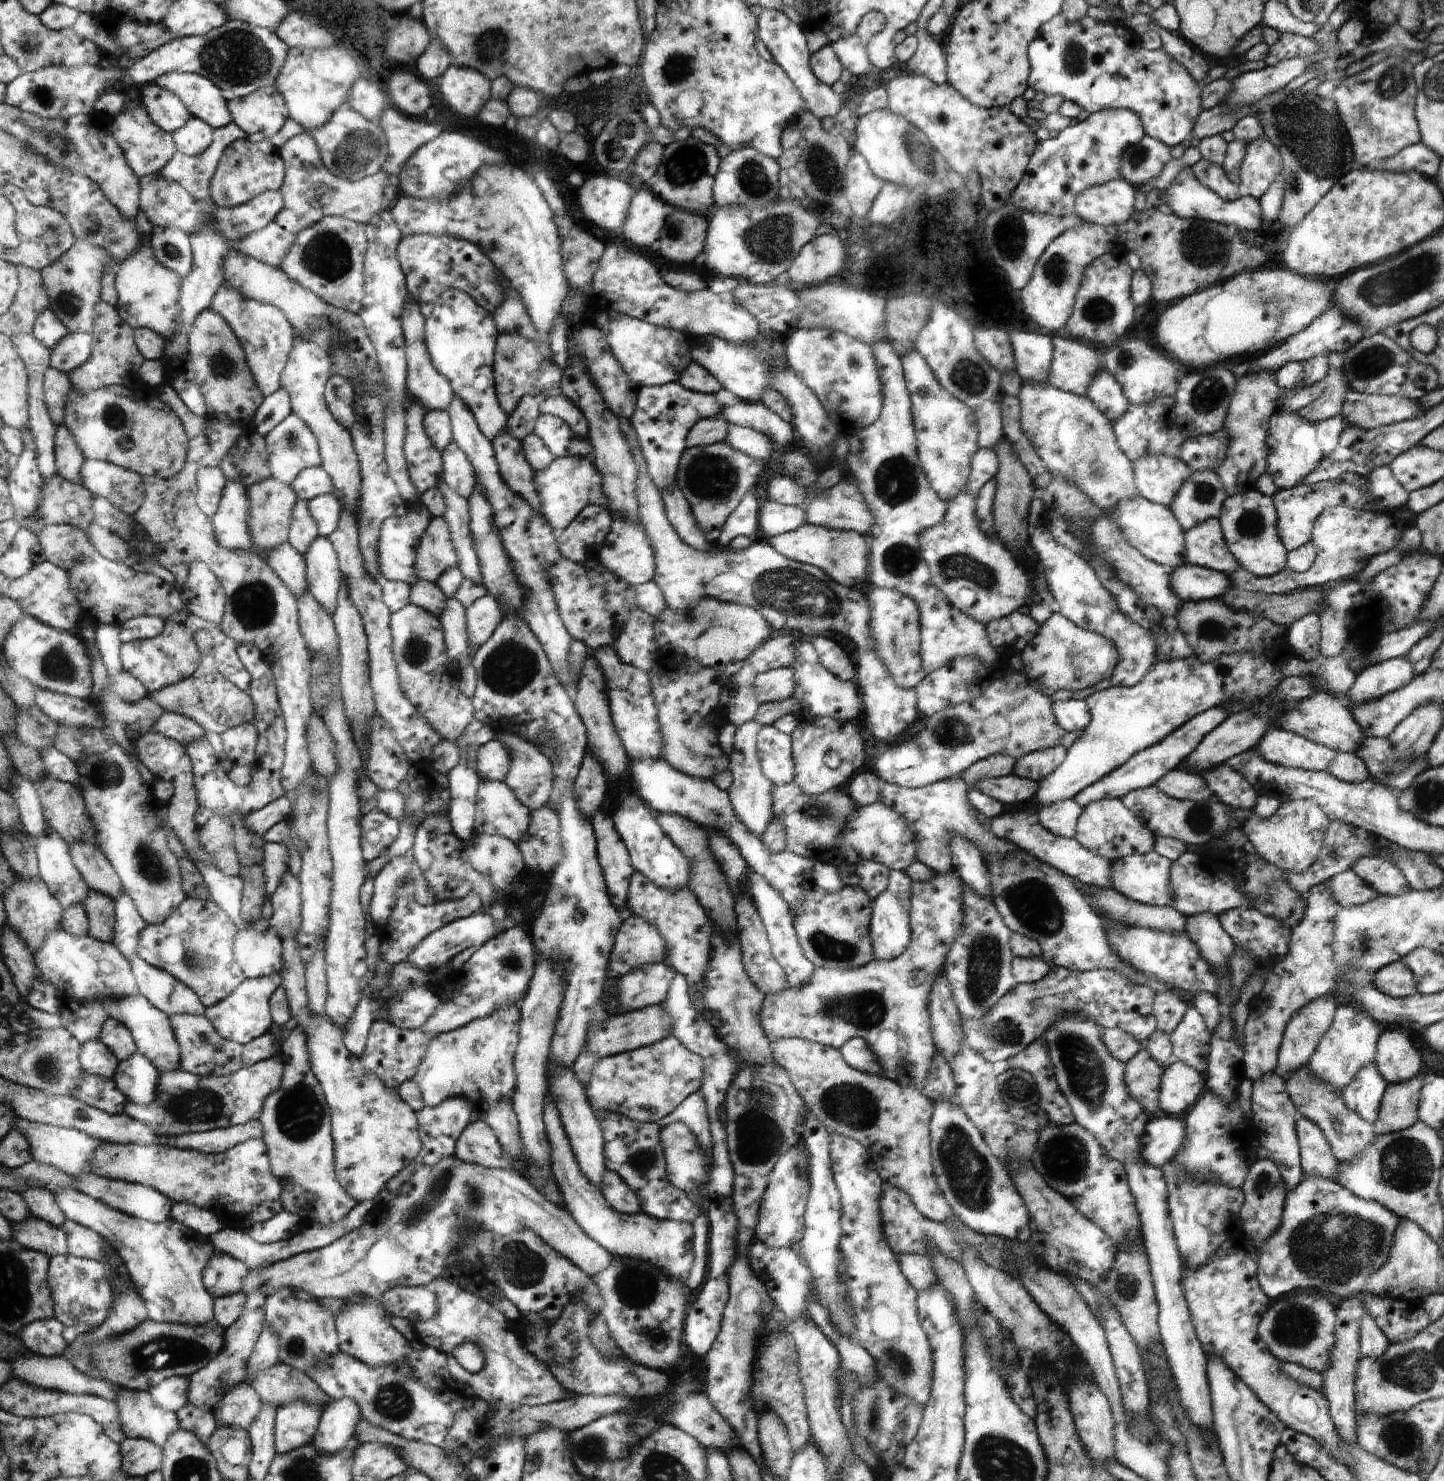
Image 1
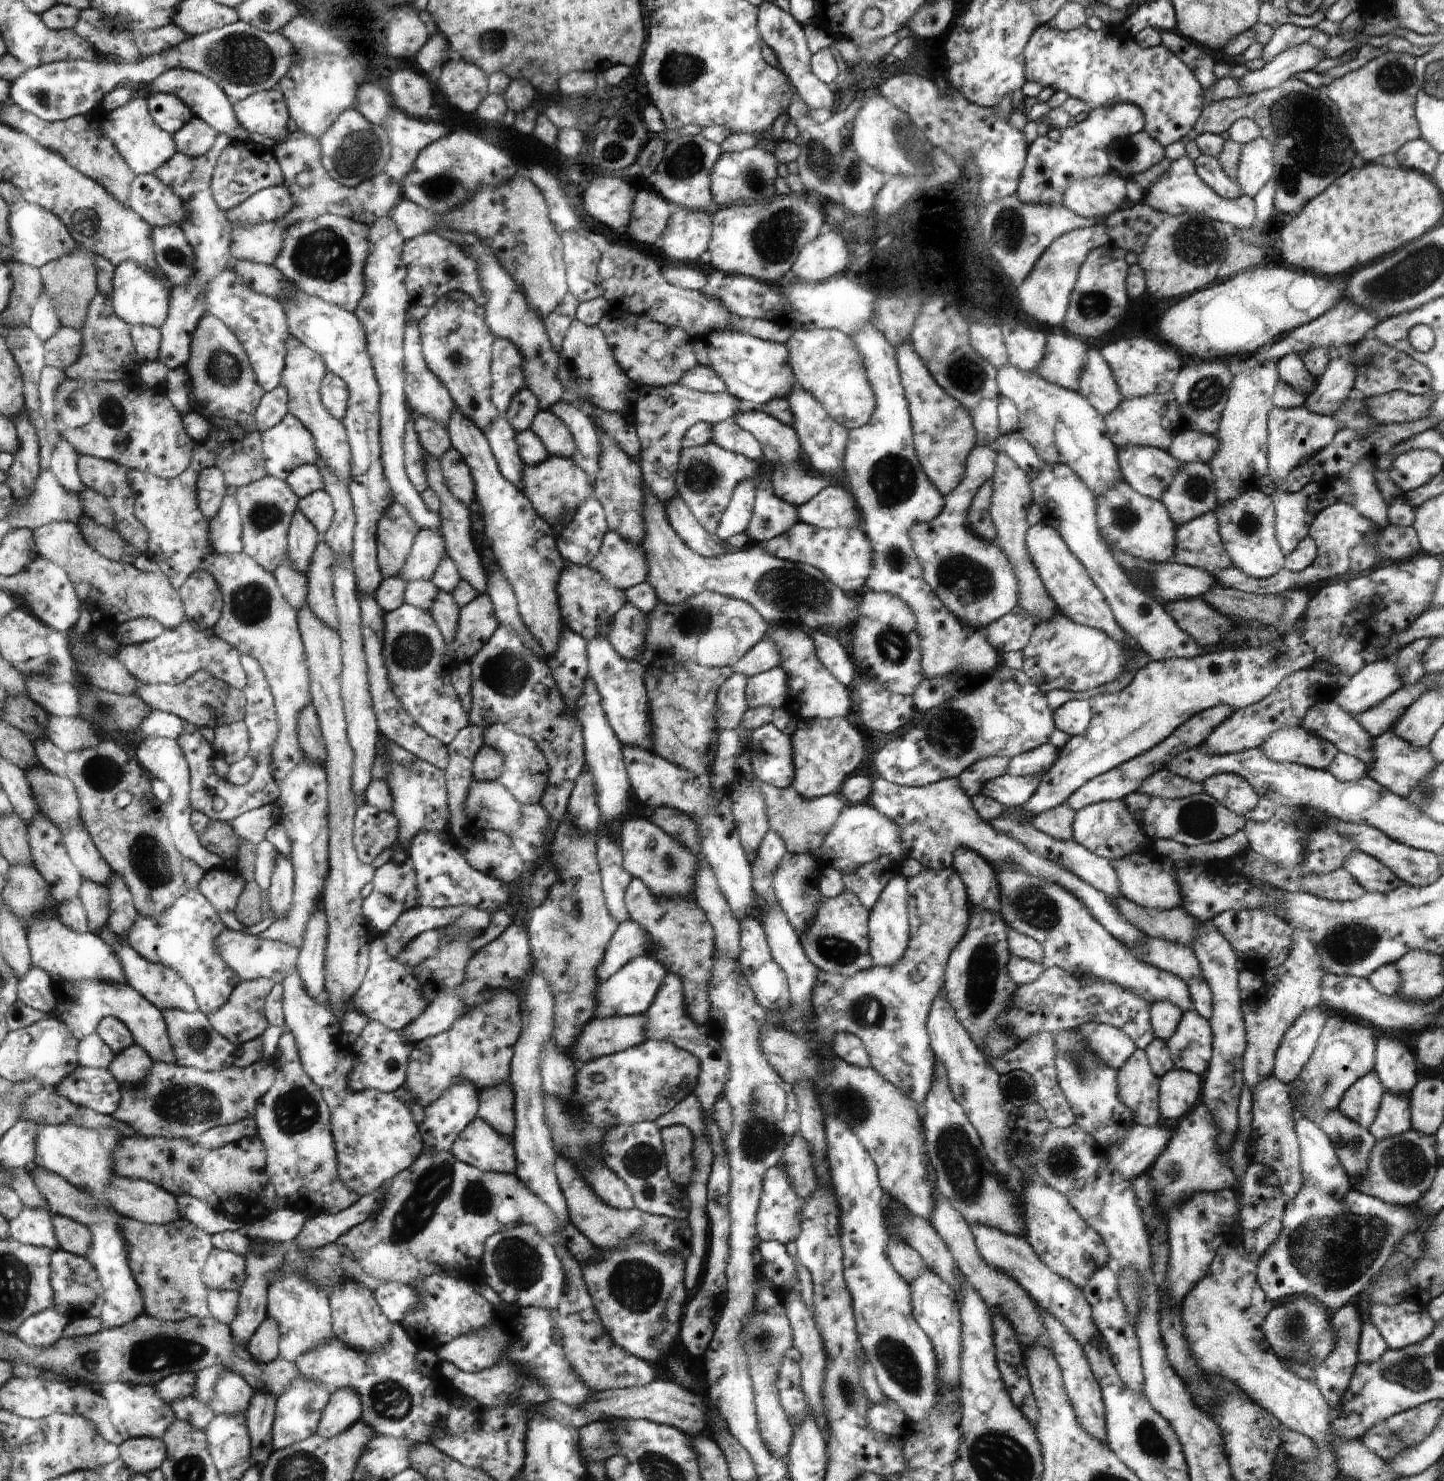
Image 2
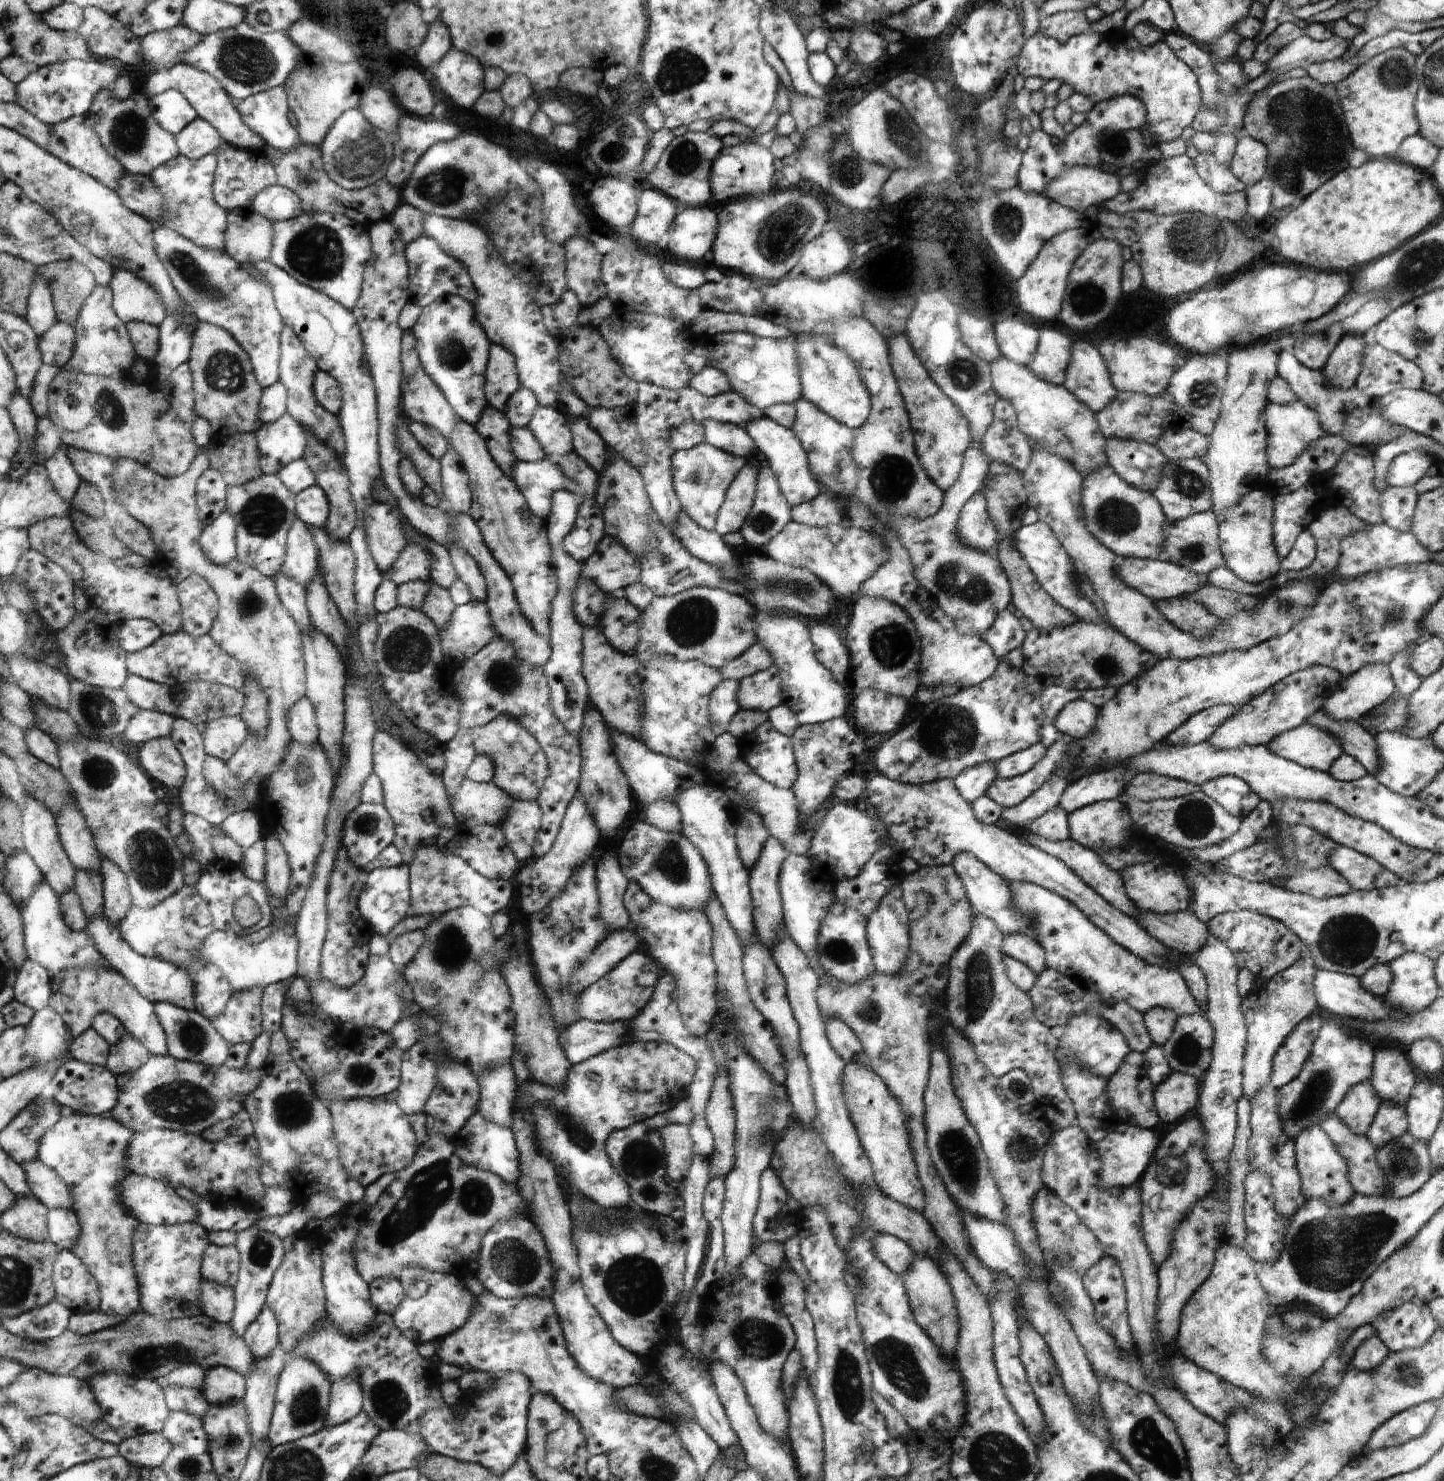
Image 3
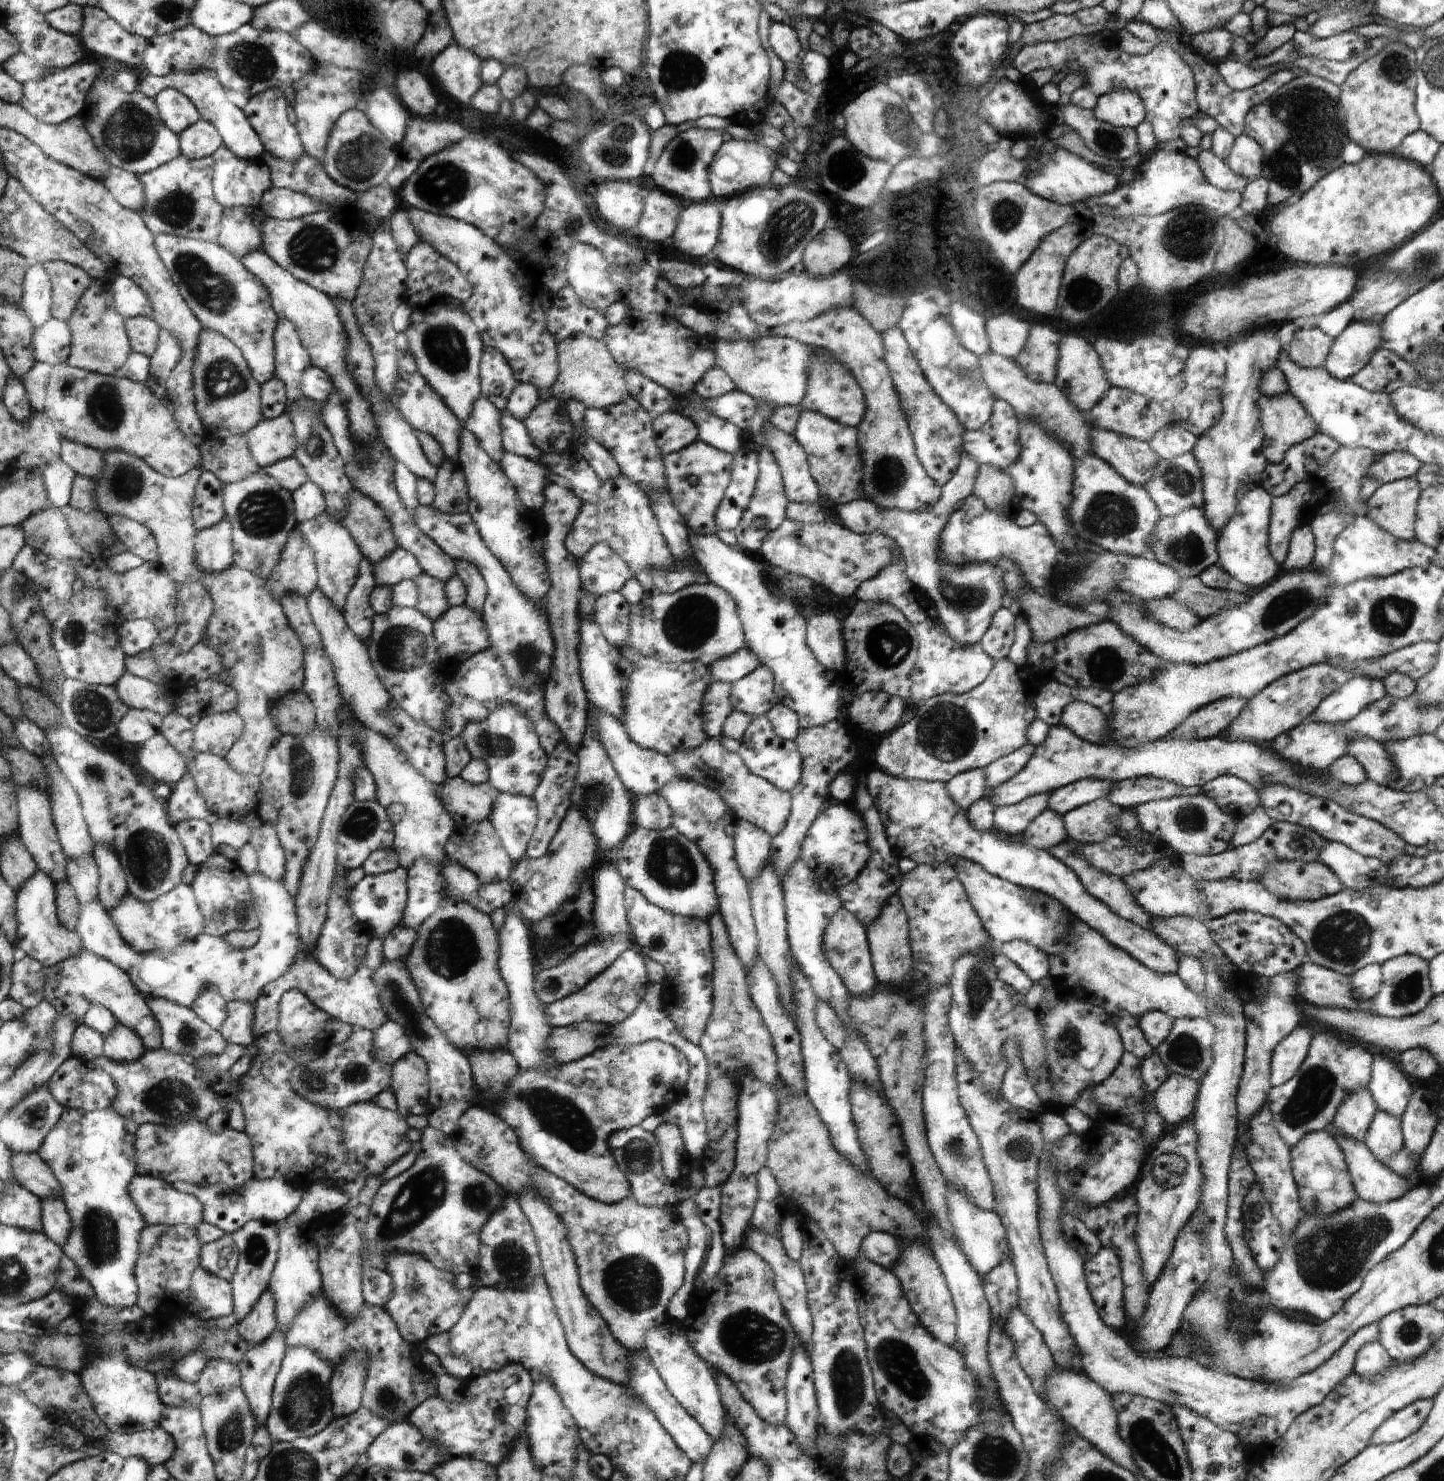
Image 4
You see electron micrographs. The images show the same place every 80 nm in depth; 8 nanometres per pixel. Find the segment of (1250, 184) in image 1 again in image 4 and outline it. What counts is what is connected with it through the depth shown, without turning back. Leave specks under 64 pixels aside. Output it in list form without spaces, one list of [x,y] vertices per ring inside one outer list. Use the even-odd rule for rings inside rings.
[[[1241,133],[1235,138],[1225,162],[1238,176],[1244,176],[1250,181],[1256,180],[1261,177],[1262,148],[1256,140]]]

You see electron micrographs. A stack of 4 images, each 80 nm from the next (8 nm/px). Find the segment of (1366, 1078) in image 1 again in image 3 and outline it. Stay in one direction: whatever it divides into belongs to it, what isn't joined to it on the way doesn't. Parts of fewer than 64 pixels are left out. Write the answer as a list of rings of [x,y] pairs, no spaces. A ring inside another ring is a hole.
[[[1368,1080],[1348,1090],[1335,1114],[1348,1128],[1352,1128],[1354,1134],[1364,1136],[1367,1135],[1381,1104],[1380,1098],[1372,1088],[1371,1080]]]

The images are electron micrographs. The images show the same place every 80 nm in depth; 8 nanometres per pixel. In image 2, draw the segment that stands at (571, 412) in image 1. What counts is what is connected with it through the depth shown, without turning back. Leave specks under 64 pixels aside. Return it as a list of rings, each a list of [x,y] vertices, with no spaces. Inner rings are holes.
[[[558,402],[557,405],[550,406],[550,411],[564,420],[566,427],[572,432],[573,438],[577,442],[577,452],[598,462],[600,434],[591,417],[583,410],[578,410],[566,402]]]

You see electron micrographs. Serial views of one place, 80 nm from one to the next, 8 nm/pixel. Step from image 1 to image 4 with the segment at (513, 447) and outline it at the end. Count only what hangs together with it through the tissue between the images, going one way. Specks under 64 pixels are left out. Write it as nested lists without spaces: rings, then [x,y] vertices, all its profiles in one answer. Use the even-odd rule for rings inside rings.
[[[481,396],[474,402],[473,413],[464,422],[468,430],[478,440],[480,448],[498,463],[505,454],[504,439],[502,438],[501,412],[497,410],[488,398]]]

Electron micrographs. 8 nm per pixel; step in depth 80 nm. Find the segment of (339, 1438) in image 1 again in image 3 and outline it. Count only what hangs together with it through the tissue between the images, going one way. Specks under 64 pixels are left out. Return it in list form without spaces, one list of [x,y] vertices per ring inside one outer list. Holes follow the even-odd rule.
[[[348,1374],[342,1382],[334,1382],[334,1402],[330,1402],[330,1418],[326,1418],[326,1426],[336,1426],[352,1420],[354,1416],[363,1414],[362,1390],[354,1378]]]

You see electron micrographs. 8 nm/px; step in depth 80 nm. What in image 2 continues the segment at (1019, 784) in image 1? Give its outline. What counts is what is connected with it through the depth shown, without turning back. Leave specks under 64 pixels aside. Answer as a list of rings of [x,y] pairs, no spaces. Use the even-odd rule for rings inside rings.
[[[1038,772],[1036,776],[1016,777],[1004,774],[996,778],[984,787],[983,796],[996,800],[1006,810],[1014,807],[1022,807],[1030,796],[1035,794],[1037,786],[1042,782],[1044,772]]]

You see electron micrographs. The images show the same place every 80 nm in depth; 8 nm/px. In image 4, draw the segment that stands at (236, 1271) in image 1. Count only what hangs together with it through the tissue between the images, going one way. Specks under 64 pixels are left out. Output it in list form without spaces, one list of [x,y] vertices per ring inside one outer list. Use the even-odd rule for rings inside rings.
[[[226,1234],[222,1240],[214,1244],[204,1246],[202,1266],[210,1270],[212,1274],[220,1276],[225,1280],[232,1280],[236,1273],[237,1263],[240,1261],[234,1240]]]

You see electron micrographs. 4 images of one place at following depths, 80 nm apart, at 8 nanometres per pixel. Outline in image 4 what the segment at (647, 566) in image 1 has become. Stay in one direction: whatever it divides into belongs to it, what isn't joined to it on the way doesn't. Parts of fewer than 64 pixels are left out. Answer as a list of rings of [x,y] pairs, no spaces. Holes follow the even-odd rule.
[[[600,542],[578,560],[579,580],[583,594],[601,596],[620,591],[628,578],[635,576],[626,562],[606,542]]]

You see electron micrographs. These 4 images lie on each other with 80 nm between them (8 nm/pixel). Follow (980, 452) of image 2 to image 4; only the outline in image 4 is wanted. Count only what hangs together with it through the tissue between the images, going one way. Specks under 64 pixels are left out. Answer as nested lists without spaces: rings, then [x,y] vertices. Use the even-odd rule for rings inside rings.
[[[962,456],[953,479],[941,486],[940,501],[923,512],[885,508],[867,497],[832,506],[842,525],[849,530],[856,531],[857,534],[879,533],[893,538],[904,555],[905,574],[909,576],[910,582],[932,600],[946,632],[950,634],[950,638],[954,638],[956,644],[962,646],[976,645],[985,637],[992,627],[993,615],[1002,607],[1002,594],[1005,593],[1003,578],[996,574],[995,564],[958,566],[940,560],[942,530],[945,530],[946,522],[949,522],[954,510],[958,509],[958,504],[973,495],[978,466],[976,462],[972,462],[972,458]]]

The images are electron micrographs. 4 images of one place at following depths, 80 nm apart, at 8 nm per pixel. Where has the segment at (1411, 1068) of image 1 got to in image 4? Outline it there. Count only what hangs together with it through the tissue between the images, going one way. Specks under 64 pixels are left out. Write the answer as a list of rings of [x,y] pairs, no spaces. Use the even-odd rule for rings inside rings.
[[[1376,1056],[1367,1090],[1377,1112],[1402,1116],[1415,1088],[1410,1080],[1392,1058]]]

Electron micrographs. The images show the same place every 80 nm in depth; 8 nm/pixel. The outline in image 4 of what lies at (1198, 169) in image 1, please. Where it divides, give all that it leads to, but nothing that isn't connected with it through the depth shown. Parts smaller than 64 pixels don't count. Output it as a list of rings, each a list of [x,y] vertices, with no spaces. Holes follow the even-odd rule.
[[[1201,151],[1196,161],[1200,164],[1206,181],[1221,190],[1234,190],[1241,194],[1250,182],[1248,178],[1232,172],[1224,160],[1220,160],[1210,151]]]

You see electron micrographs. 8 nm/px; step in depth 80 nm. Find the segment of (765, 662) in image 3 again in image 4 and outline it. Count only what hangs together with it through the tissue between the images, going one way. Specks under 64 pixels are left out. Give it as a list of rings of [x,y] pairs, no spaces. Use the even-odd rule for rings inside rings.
[[[746,648],[720,658],[709,667],[709,672],[713,681],[732,684],[754,673],[758,666],[761,666],[761,660],[750,648]]]

